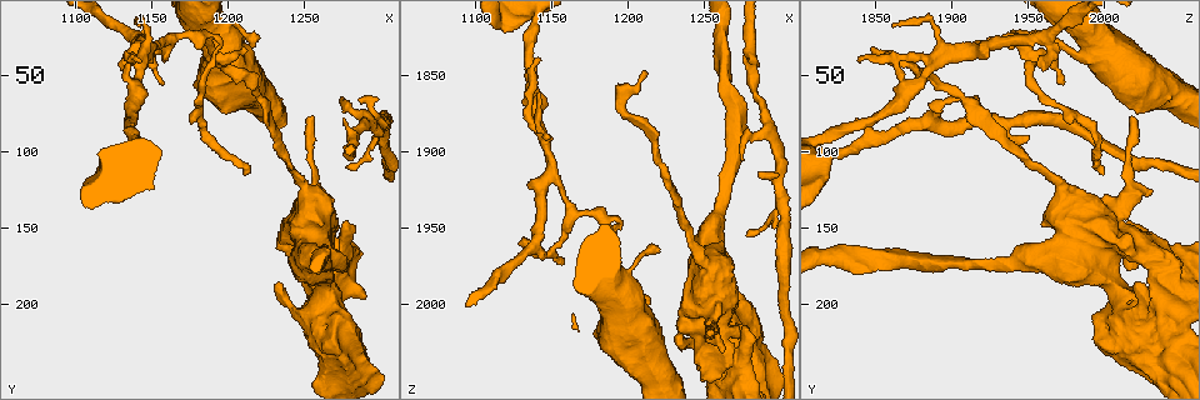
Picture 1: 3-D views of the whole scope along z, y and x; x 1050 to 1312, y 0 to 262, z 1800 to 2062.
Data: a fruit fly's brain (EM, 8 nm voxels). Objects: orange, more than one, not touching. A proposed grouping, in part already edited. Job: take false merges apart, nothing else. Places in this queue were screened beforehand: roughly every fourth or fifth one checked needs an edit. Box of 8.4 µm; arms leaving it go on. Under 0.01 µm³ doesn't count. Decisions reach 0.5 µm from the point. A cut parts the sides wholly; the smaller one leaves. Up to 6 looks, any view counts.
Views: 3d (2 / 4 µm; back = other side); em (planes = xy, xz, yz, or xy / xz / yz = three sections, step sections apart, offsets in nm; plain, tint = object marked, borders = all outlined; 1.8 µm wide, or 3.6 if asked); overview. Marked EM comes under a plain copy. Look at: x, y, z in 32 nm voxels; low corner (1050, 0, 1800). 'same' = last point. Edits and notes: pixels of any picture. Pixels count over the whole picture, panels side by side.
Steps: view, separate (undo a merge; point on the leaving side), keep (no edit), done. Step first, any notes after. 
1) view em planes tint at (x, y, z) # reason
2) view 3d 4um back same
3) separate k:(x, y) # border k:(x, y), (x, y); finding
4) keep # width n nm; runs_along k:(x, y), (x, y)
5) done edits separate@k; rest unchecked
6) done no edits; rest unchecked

view 3d 4um at (1190, 36, 1986) # calibre changes

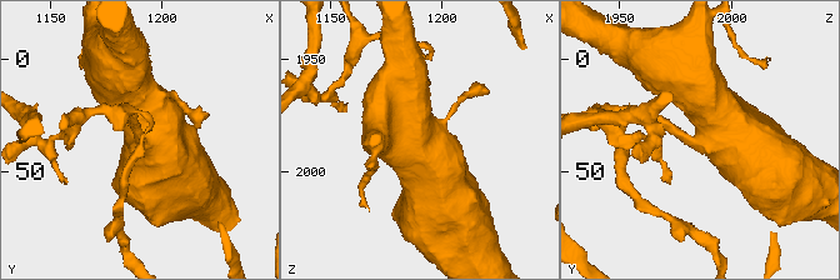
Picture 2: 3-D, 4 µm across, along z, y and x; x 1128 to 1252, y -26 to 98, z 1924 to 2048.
view em planes tint at (1191, 36, 1988)

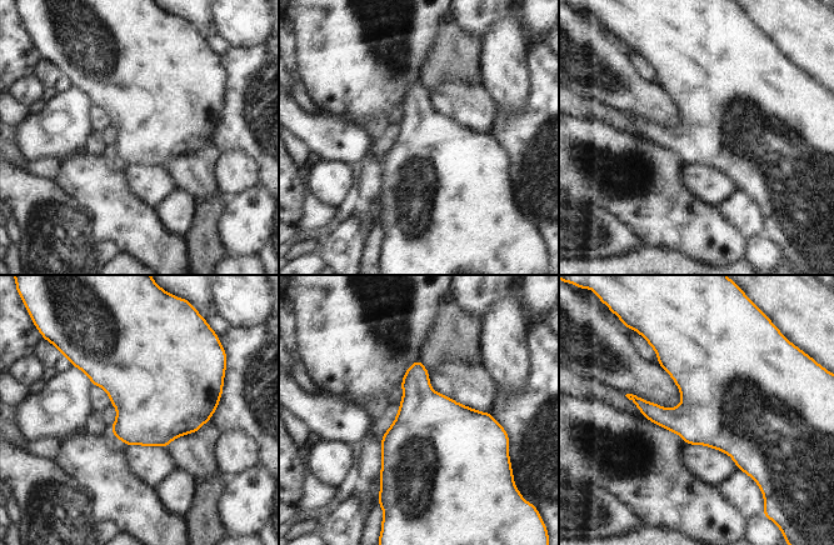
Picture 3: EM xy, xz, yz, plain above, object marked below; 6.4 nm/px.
keep # width 550 nm; one cell here

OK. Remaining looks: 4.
view 3d 4um at (1146, 36, 1894) # three-way junction

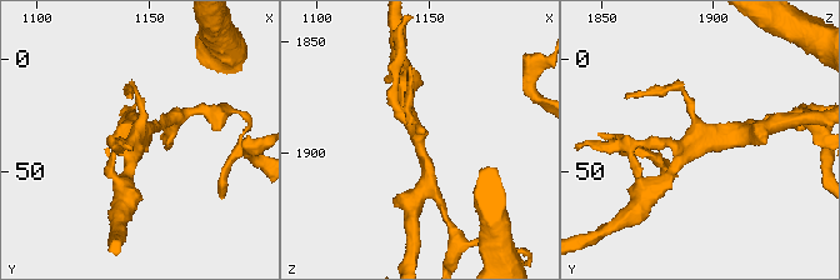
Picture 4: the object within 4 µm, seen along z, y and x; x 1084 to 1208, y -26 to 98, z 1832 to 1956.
view em xz step 16 tint at (1146, 36, 1894) # need the tissue

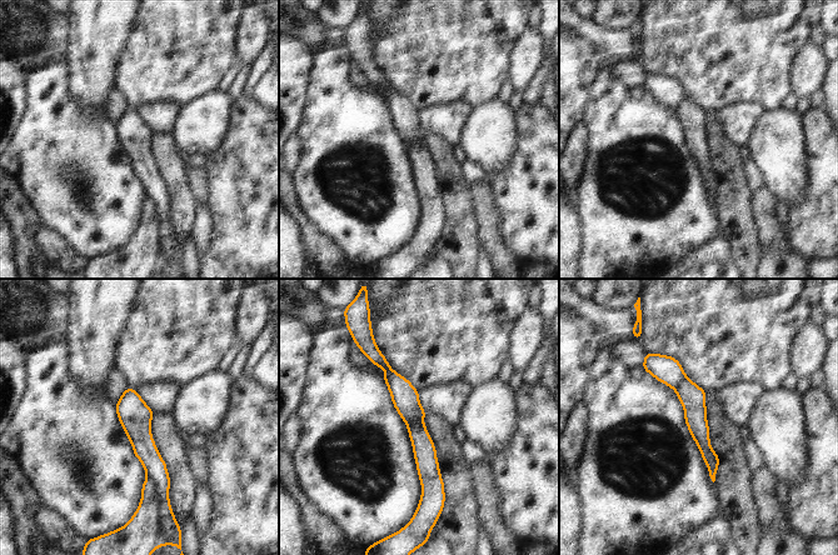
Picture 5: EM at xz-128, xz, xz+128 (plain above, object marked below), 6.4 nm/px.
view em planes tint same # cut it another way

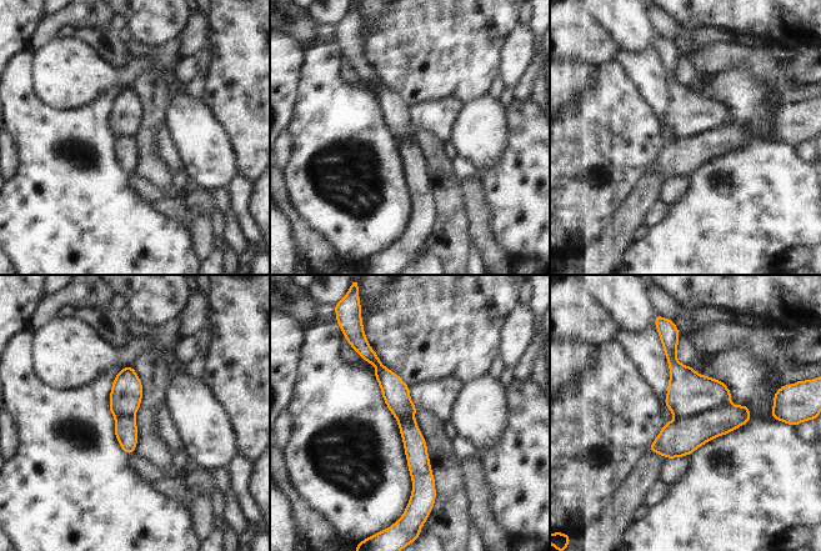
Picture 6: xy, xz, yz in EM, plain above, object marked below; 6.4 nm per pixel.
separate 6:(679, 437) # border 6:(729, 405), (676, 420); two cells meet here

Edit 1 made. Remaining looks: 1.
done edits separate@6; rest unchecked

